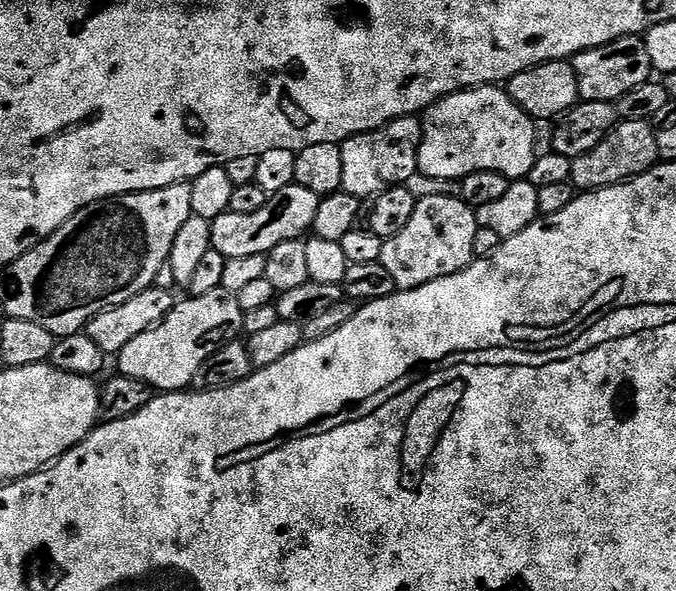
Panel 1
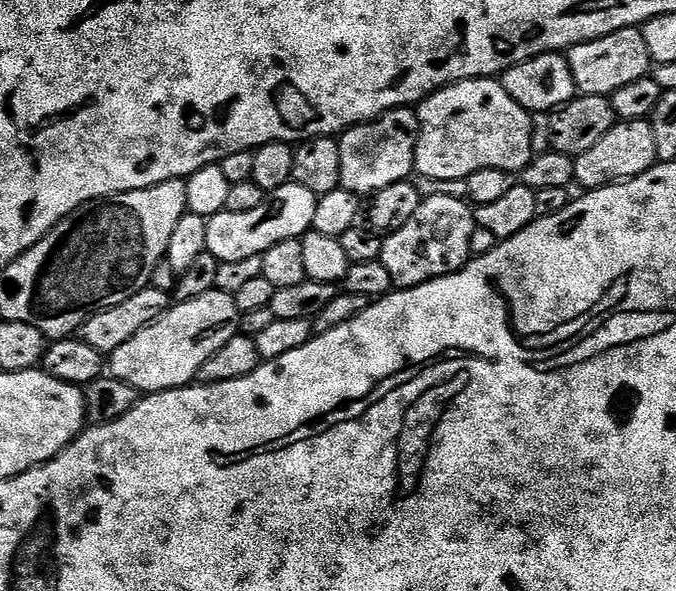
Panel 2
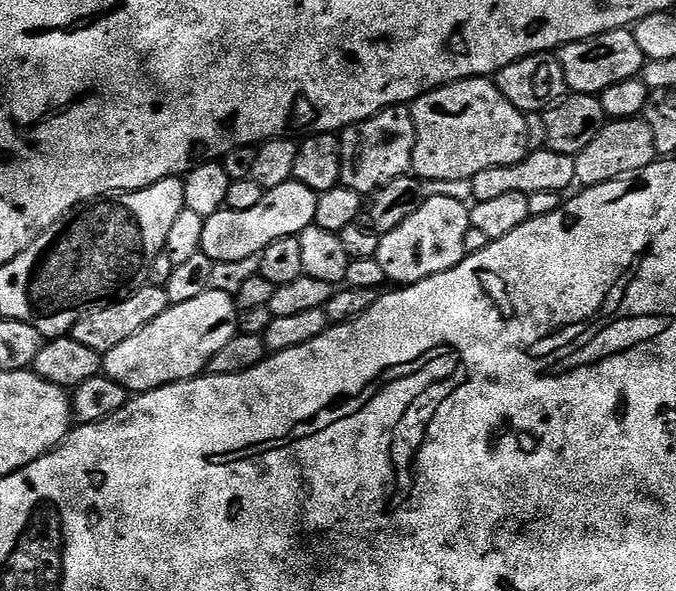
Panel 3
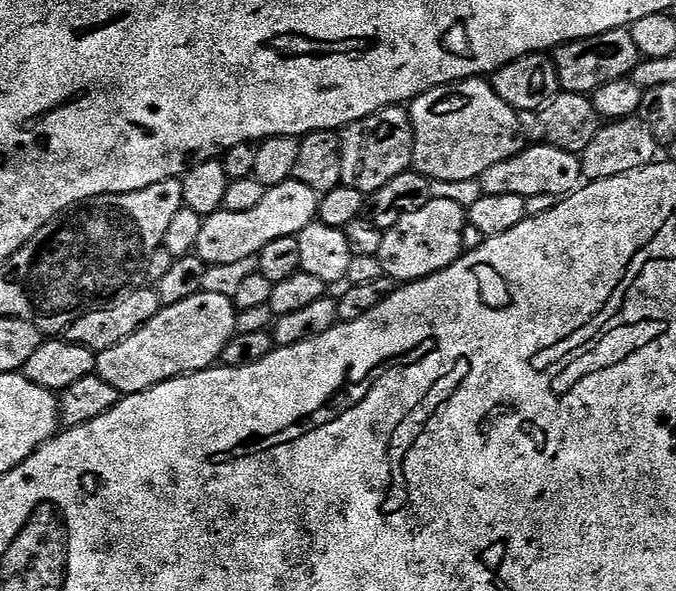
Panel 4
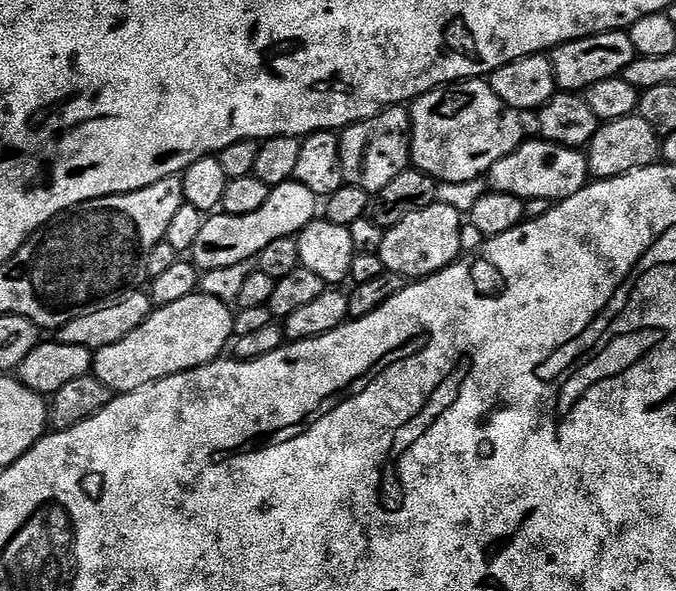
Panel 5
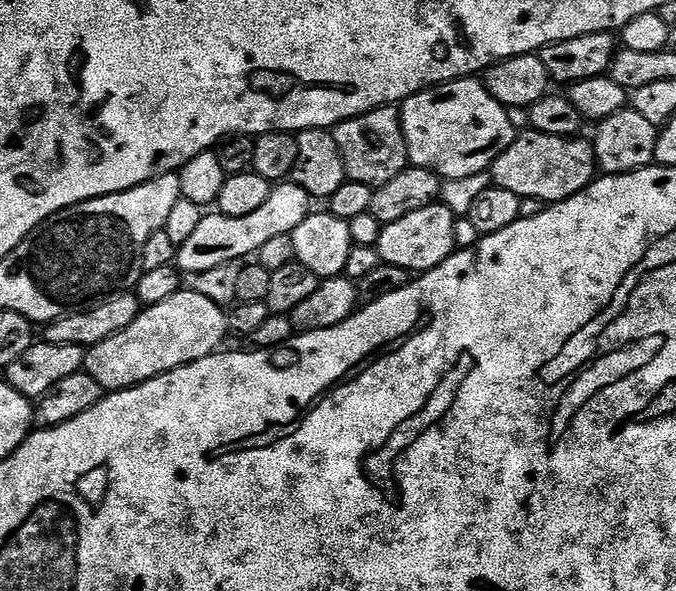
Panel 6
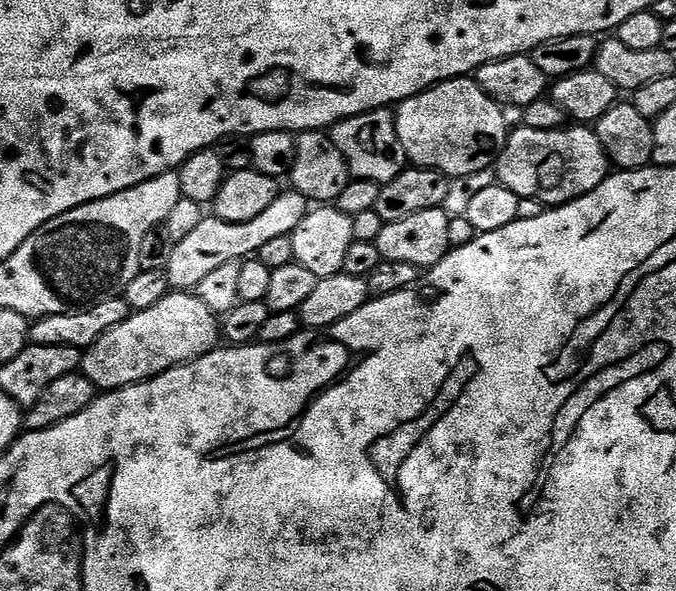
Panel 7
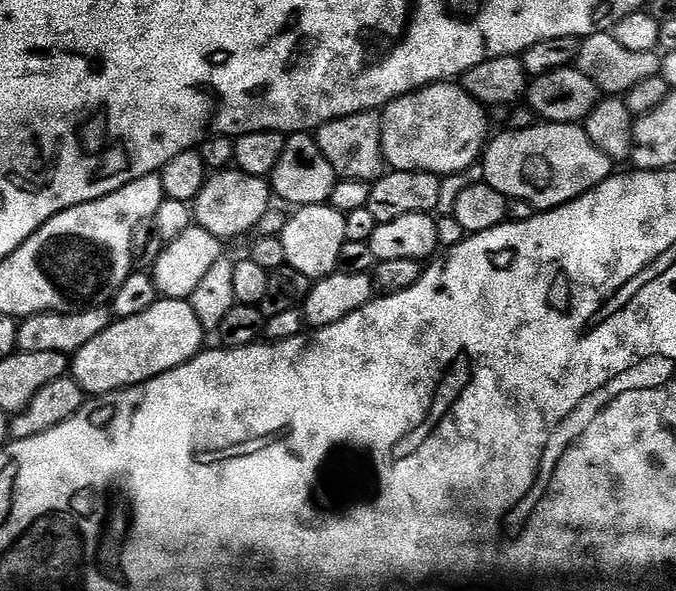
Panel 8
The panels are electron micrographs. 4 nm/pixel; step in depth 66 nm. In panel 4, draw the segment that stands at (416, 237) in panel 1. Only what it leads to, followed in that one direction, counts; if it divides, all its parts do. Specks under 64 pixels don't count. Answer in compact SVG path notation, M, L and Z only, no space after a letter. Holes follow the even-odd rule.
M432 199L426 202L426 206L422 206L422 210L406 214L406 218L384 229L382 250L378 250L376 255L382 262L384 274L401 285L406 285L446 270L465 251L462 242L465 223L466 208L458 202L448 200Z

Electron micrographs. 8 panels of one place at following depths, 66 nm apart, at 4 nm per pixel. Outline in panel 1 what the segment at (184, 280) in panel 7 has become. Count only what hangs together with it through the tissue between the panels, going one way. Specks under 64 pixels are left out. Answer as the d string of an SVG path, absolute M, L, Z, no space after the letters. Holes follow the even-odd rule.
M291 184L286 186L286 190L275 193L269 199L266 206L262 206L262 210L257 210L255 214L234 214L233 212L223 212L217 220L212 221L212 247L224 255L226 260L230 258L250 258L250 254L267 254L270 250L274 250L274 246L278 246L278 242L286 242L287 240L298 240L309 231L314 222L314 214L318 214L318 206L321 197L314 194L314 190L306 190L306 186L301 184Z

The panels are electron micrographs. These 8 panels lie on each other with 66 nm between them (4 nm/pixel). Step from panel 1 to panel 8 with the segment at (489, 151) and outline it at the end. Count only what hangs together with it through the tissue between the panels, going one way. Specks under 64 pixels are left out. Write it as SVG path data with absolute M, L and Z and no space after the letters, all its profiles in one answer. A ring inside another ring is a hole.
M456 82L429 84L405 96L399 96L384 105L379 113L382 150L389 169L401 172L432 172L441 178L455 176L466 171L481 159L482 153L490 139L490 116L485 105L476 101L467 90Z

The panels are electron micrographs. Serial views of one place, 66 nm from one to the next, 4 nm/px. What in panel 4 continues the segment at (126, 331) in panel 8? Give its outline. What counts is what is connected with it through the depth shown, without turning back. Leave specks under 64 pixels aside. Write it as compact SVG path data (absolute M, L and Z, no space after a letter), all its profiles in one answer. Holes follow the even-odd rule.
M200 291L177 304L161 307L160 313L126 342L102 350L96 358L95 375L121 394L145 392L174 376L201 372L217 363L230 338L236 335L236 305L231 296Z

